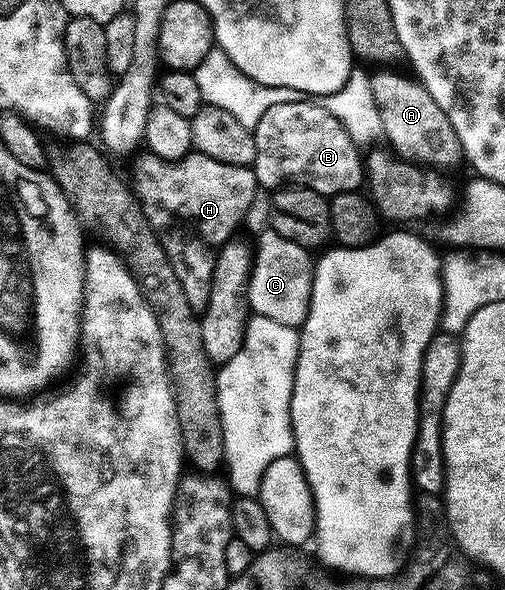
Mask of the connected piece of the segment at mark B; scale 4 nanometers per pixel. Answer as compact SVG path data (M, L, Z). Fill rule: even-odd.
M310 99L269 106L253 131L257 146L253 171L260 189L275 190L294 182L330 198L338 192L356 191L364 183L365 167L359 161L356 141L338 118Z

